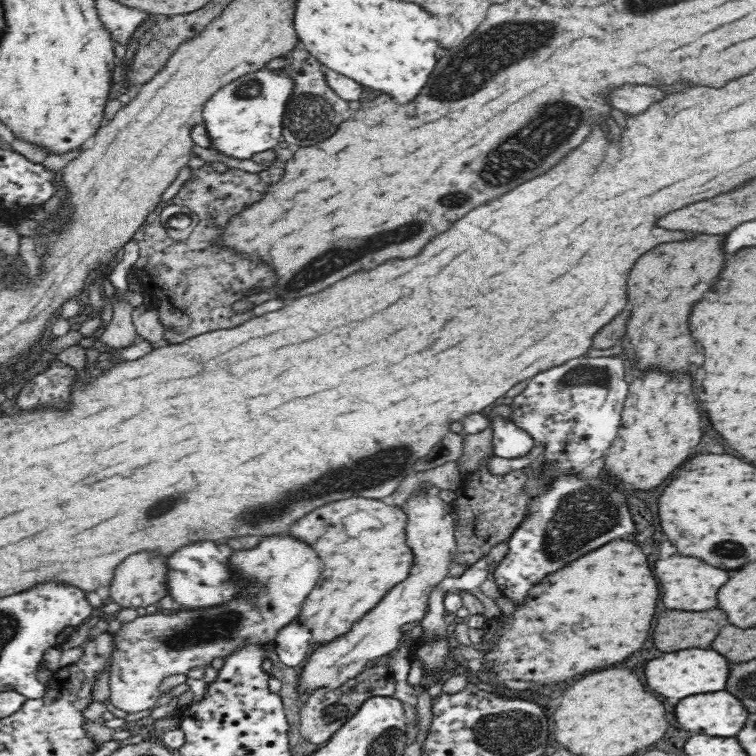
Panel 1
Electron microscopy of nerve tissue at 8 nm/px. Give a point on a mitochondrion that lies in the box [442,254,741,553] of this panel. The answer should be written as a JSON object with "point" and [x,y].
{"point":[594,376]}

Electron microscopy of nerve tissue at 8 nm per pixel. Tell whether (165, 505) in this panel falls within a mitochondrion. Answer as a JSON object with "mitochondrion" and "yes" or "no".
{"mitochondrion":"yes"}

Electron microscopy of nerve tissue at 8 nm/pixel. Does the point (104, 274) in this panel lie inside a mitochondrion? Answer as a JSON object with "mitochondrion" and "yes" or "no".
{"mitochondrion":"no"}

